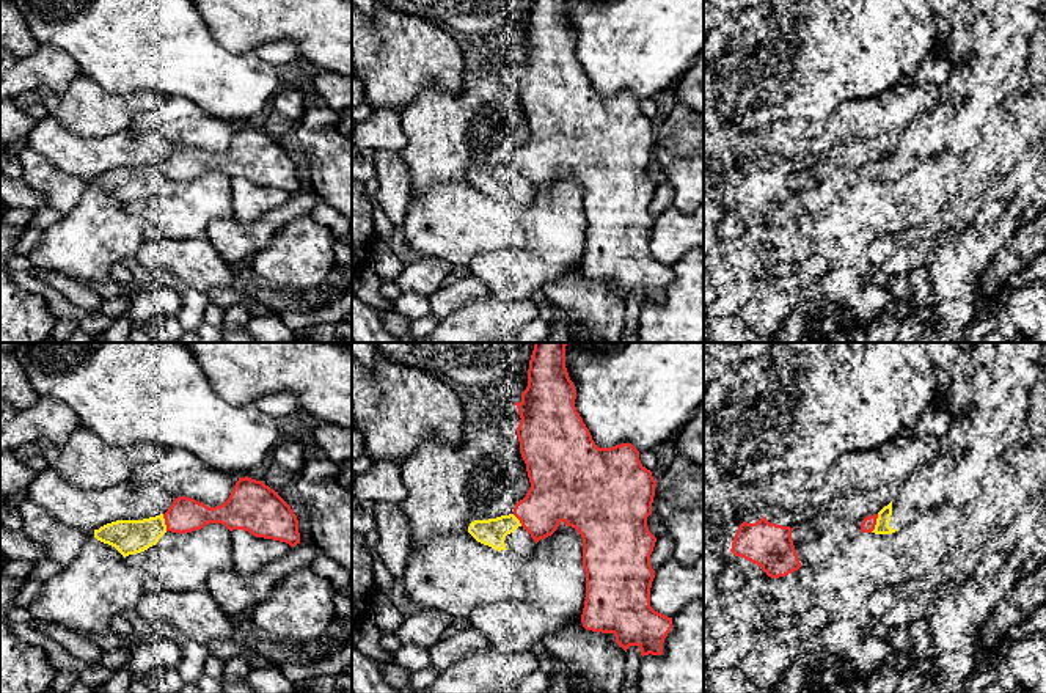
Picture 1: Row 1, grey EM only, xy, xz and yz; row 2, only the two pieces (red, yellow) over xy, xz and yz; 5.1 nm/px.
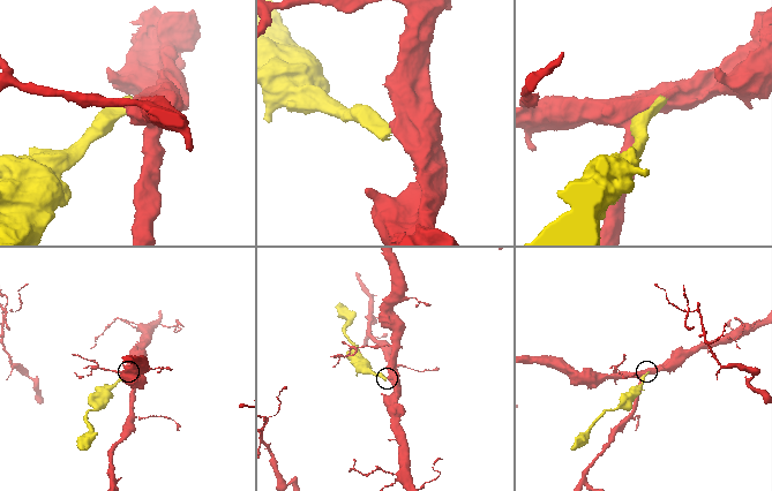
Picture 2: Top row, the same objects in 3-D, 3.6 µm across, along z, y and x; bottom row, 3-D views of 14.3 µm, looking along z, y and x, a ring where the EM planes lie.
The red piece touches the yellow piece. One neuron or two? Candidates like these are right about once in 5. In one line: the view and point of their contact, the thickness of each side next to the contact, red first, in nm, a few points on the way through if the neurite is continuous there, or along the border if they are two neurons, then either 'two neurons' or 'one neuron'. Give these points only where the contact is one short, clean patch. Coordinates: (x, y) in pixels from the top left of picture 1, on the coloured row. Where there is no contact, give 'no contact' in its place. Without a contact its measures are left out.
yz (875, 524) | 70/70 nm | two neurons

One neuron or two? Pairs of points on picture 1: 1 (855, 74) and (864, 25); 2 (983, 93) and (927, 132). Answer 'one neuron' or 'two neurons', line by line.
1: one neuron
2: two neurons

